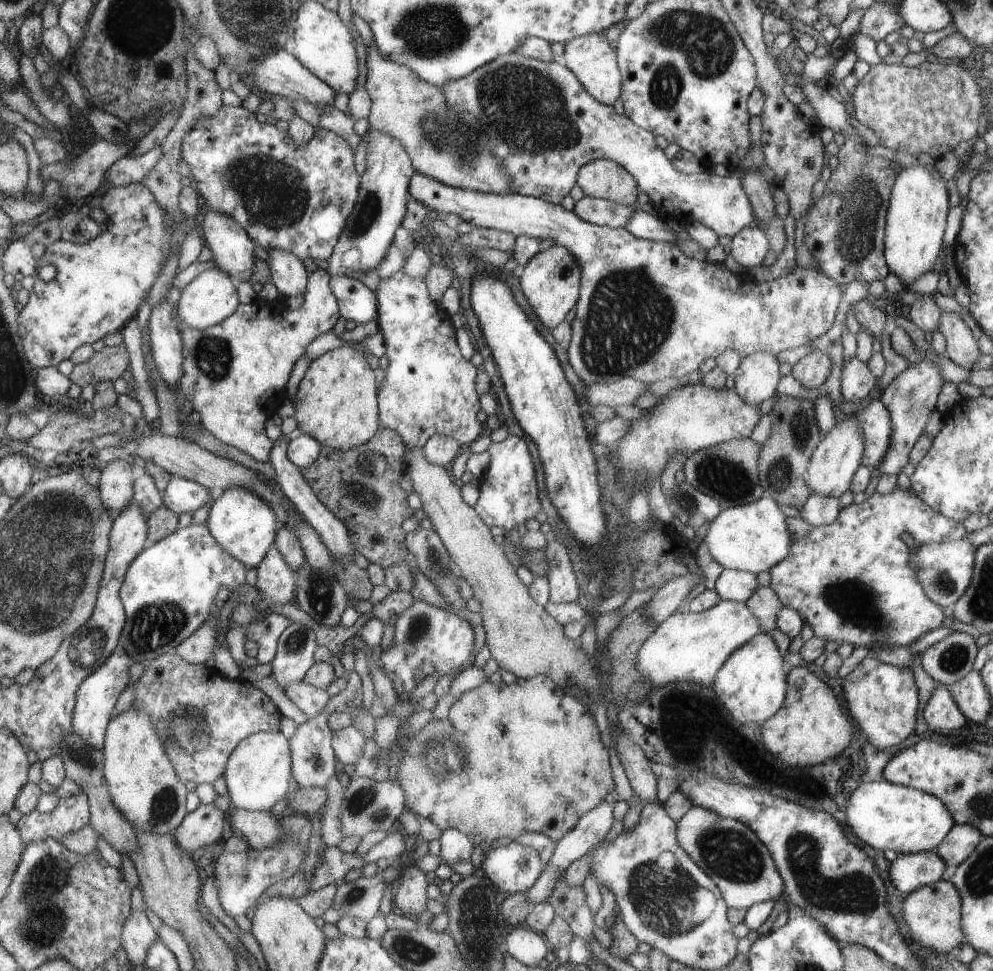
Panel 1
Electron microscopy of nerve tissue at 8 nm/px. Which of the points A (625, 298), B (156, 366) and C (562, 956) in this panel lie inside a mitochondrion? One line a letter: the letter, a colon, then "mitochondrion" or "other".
A: mitochondrion
B: other
C: other

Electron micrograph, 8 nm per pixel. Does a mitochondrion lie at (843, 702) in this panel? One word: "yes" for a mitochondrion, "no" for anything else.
no

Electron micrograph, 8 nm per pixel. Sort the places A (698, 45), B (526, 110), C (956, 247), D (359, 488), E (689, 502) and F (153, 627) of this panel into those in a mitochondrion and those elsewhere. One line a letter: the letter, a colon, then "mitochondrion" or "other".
A: mitochondrion
B: mitochondrion
C: other
D: mitochondrion
E: mitochondrion
F: mitochondrion

